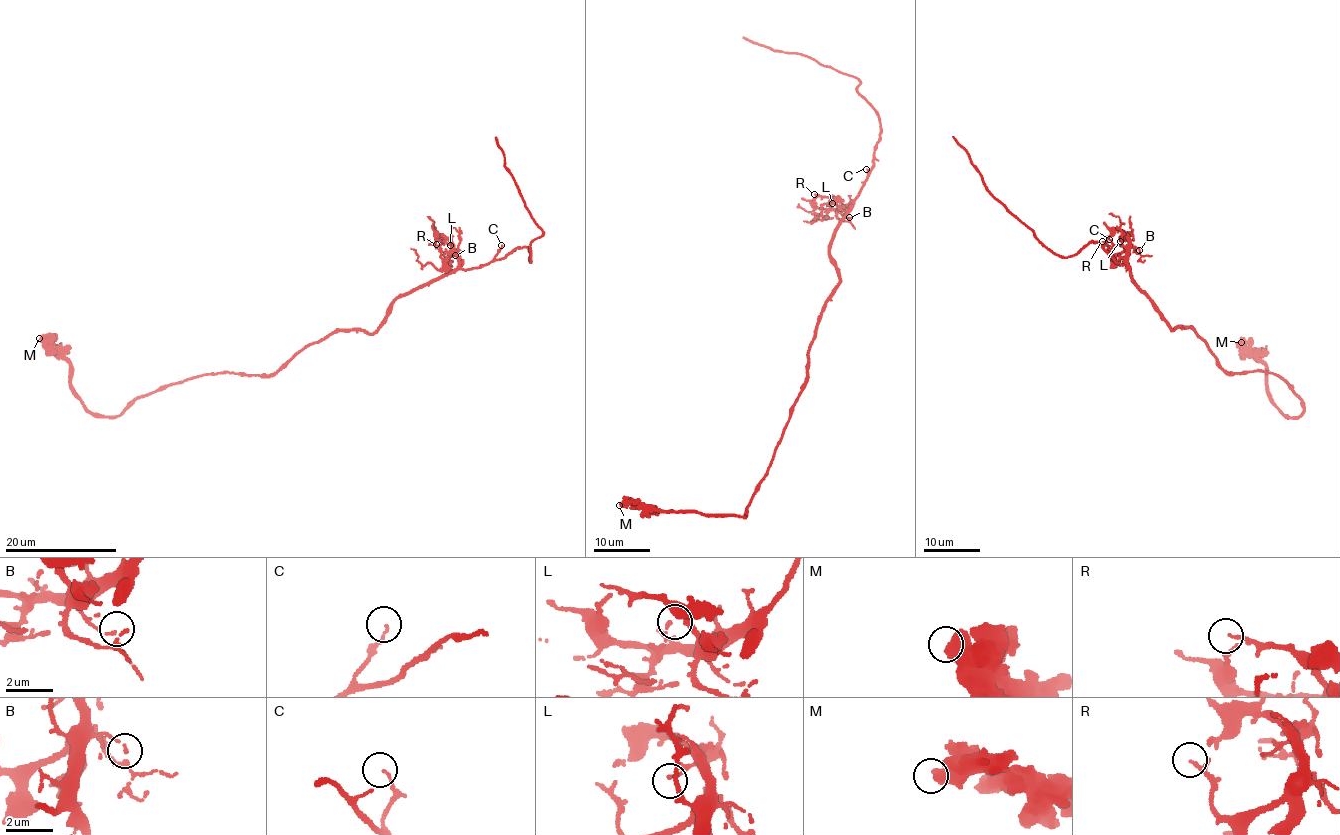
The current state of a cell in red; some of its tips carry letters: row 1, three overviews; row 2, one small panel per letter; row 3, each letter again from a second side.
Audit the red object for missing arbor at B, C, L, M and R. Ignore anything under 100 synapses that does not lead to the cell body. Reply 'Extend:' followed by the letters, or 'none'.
Extend: none

